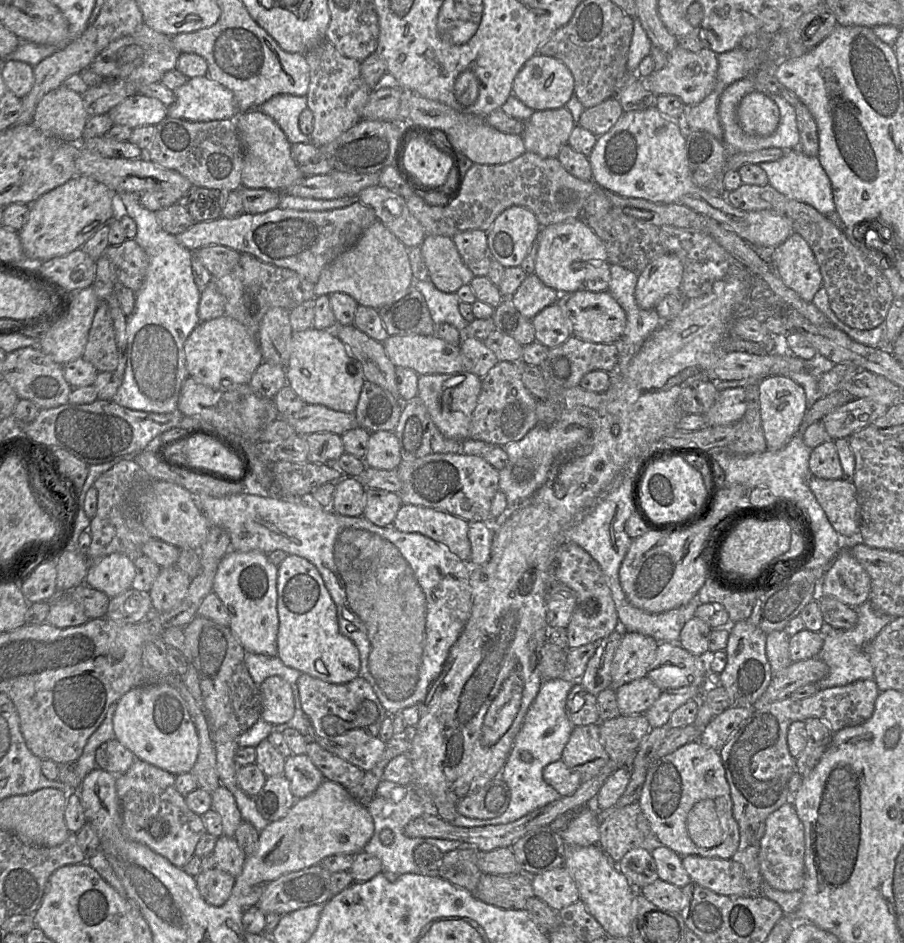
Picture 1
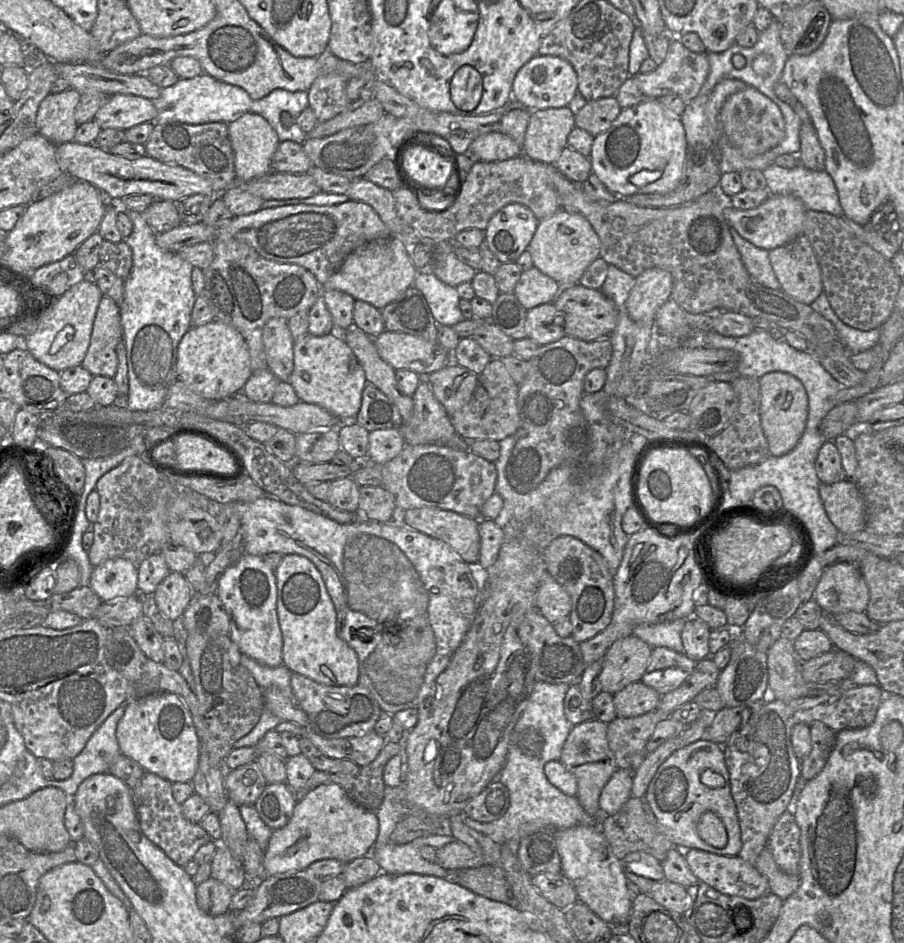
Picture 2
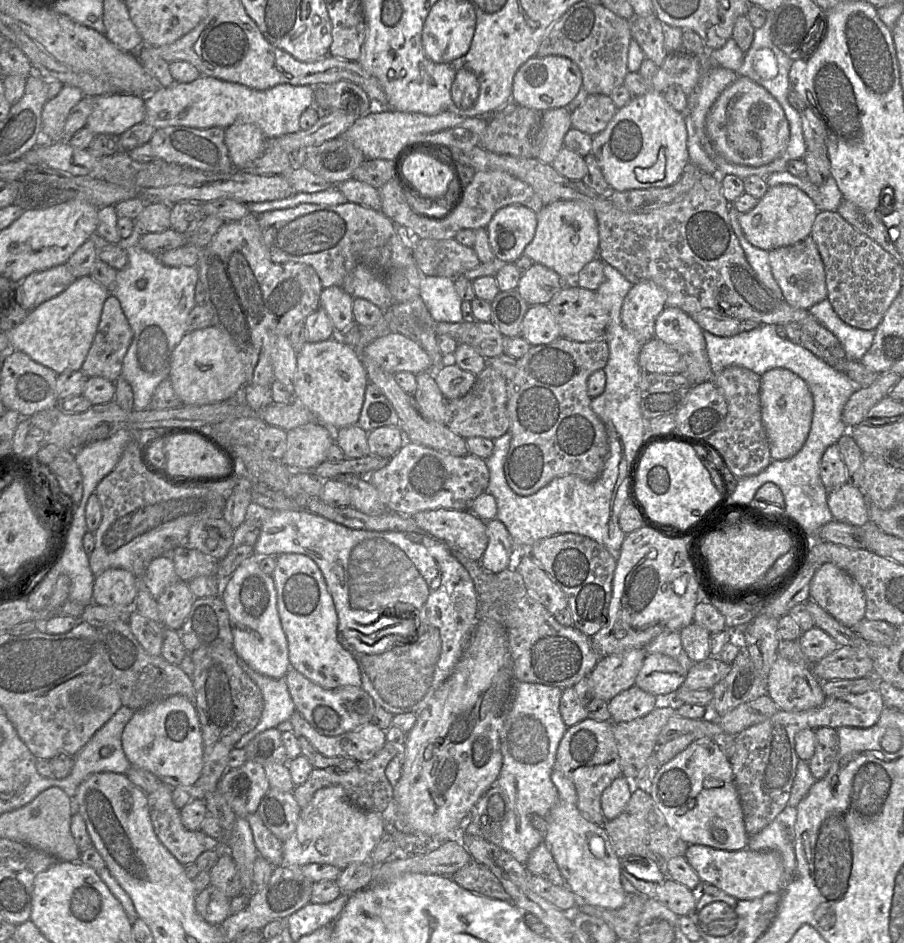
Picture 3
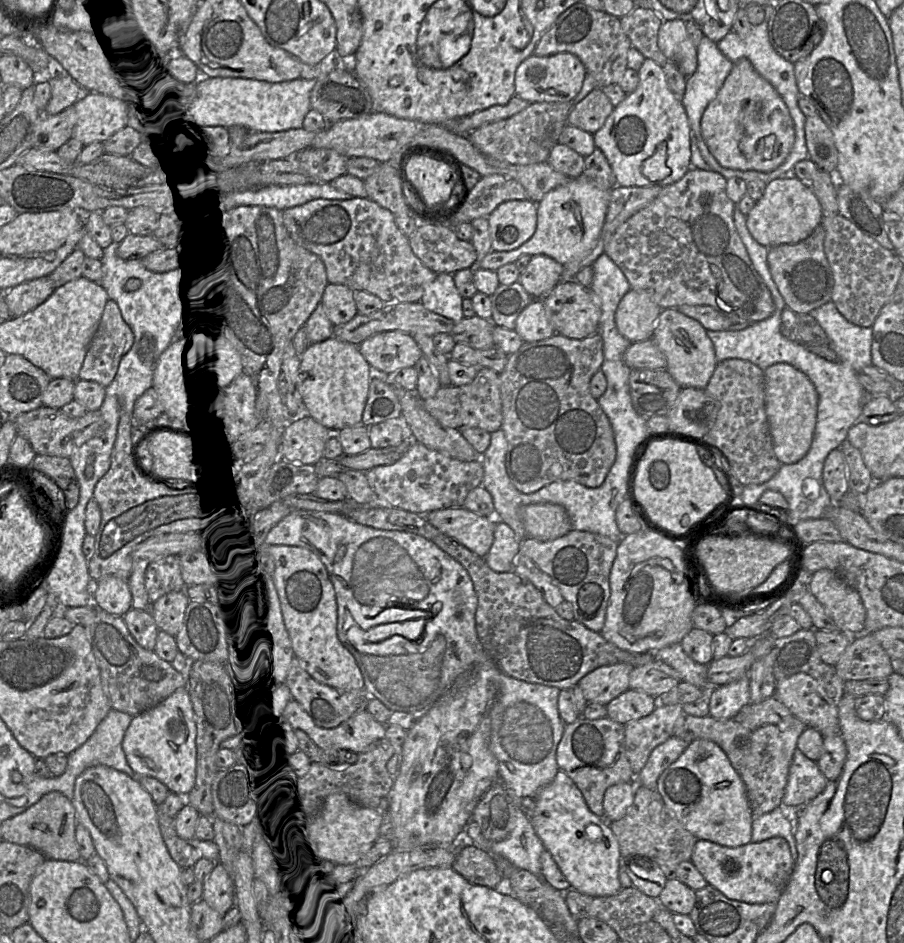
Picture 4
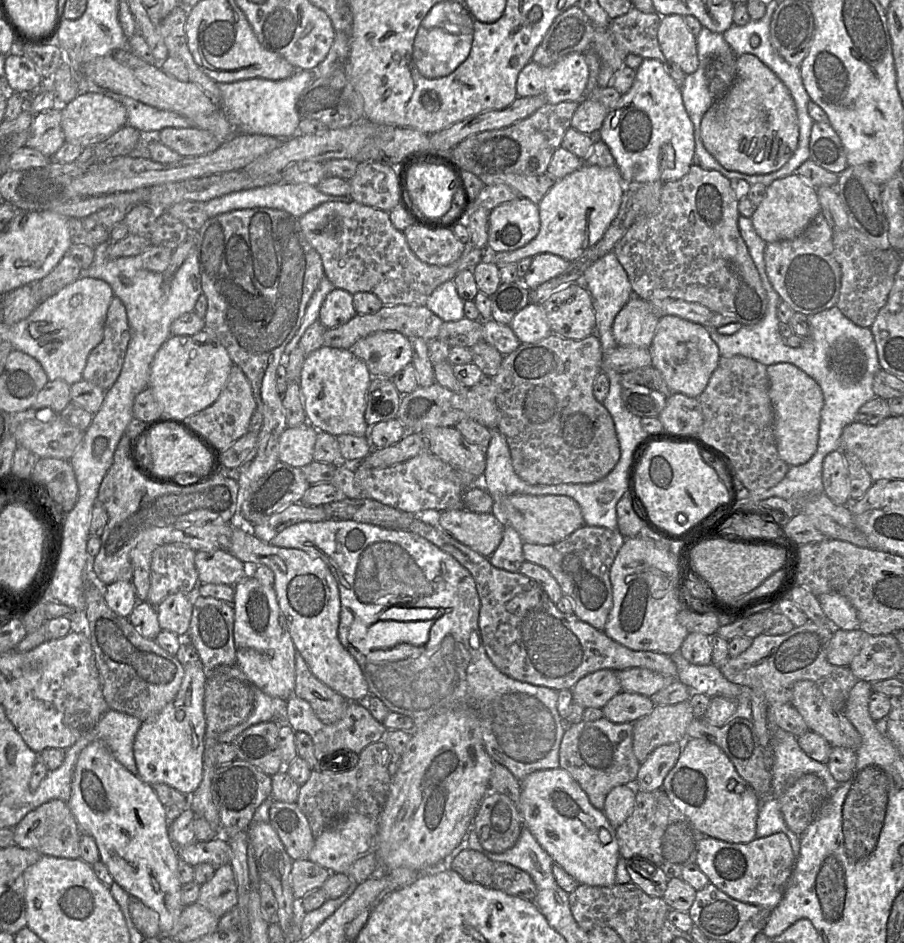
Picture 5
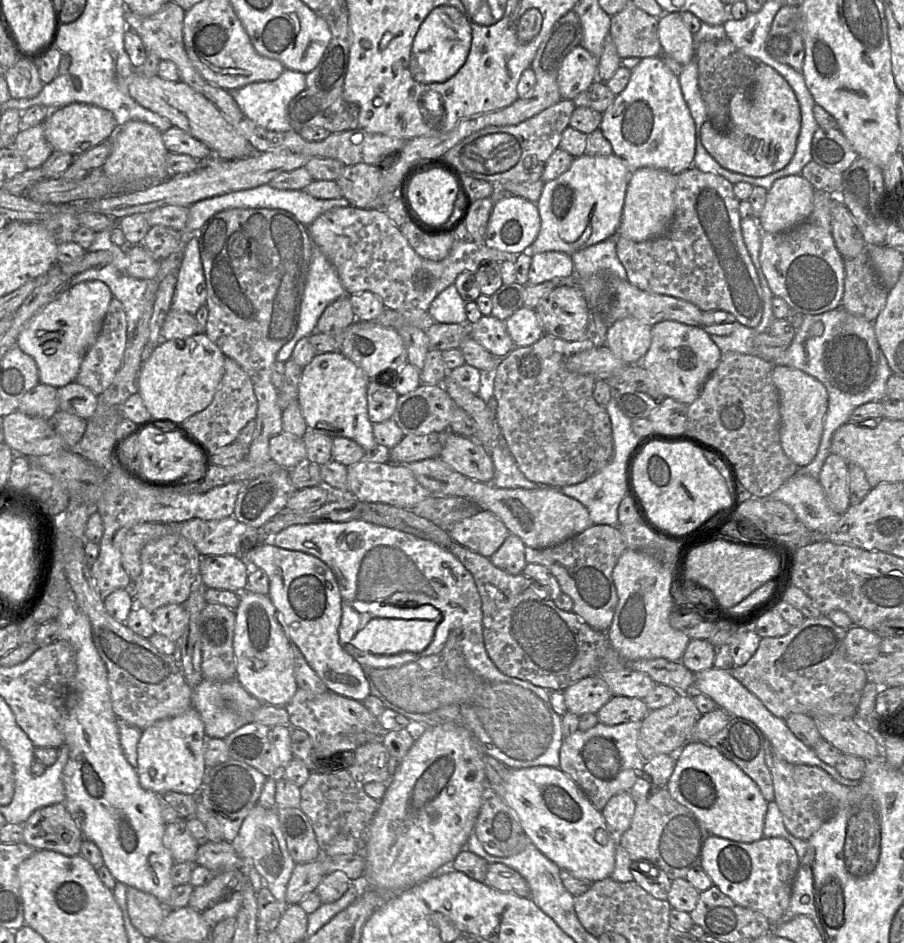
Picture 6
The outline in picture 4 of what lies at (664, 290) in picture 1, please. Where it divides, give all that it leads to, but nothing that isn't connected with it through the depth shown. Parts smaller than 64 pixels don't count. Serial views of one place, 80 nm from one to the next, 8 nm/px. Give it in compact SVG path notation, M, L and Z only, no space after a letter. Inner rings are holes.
M630 289L620 301L615 323L621 335L631 343L653 337L662 308L643 290Z

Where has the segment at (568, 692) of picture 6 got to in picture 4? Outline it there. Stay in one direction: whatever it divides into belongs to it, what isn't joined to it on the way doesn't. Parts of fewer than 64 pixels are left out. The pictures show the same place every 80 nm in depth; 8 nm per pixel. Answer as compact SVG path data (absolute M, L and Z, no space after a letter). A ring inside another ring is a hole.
M627 663L601 666L580 679L577 686L588 703L607 705L614 698L627 691L633 666Z

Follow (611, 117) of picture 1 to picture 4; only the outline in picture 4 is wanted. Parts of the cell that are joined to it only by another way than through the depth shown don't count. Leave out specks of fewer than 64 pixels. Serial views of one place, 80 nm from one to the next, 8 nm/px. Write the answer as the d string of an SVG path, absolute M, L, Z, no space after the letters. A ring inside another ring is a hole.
M602 88L592 90L581 102L573 106L567 124L591 134L600 130L614 106Z

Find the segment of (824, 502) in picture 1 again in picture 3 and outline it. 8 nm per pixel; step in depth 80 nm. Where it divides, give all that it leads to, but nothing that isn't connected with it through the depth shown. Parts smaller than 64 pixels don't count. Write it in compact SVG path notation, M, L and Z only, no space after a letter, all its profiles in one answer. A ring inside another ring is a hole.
M848 483L827 495L828 507L834 520L862 527L869 521L867 500L858 487Z

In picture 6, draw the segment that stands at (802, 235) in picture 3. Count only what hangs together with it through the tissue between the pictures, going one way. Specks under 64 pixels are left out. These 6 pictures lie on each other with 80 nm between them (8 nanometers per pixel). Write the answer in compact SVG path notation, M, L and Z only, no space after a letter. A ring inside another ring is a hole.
M802 175L776 180L758 218L763 232L781 233L805 221L814 209L813 185Z

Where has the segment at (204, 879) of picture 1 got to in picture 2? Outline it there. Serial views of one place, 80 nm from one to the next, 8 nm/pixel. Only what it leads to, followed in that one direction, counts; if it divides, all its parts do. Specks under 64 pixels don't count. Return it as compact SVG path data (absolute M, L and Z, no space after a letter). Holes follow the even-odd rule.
M210 877L197 885L198 907L211 916L223 915L230 911L230 903L235 891L224 883Z

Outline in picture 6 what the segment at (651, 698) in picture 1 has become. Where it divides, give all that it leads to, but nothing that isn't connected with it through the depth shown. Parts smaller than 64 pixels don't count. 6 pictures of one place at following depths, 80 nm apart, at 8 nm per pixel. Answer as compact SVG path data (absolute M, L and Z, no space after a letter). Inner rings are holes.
M612 696L596 715L602 724L618 725L632 721L642 721L649 711L643 699Z

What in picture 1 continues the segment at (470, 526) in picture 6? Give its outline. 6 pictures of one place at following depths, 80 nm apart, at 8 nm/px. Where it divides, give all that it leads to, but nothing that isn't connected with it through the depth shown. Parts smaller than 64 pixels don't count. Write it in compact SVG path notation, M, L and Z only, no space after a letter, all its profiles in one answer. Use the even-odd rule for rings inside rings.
M402 505L392 525L405 533L419 533L438 543L446 545L449 550L464 562L470 562L471 543L468 538L469 522L447 512L416 505Z

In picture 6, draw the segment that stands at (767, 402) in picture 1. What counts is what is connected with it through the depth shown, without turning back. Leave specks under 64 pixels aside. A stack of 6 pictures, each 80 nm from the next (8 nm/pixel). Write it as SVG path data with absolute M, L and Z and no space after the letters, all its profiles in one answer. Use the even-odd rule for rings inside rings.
M775 365L772 378L780 401L782 449L799 468L805 467L813 461L820 445L828 408L826 388L816 378L789 366Z

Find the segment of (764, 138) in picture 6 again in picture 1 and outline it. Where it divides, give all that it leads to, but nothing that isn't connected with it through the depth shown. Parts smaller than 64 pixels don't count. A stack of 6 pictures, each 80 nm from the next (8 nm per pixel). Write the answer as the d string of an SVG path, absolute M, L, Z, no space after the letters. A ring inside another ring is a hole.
M756 90L740 101L737 107L737 119L745 133L766 137L776 131L780 121L780 111L772 99Z

